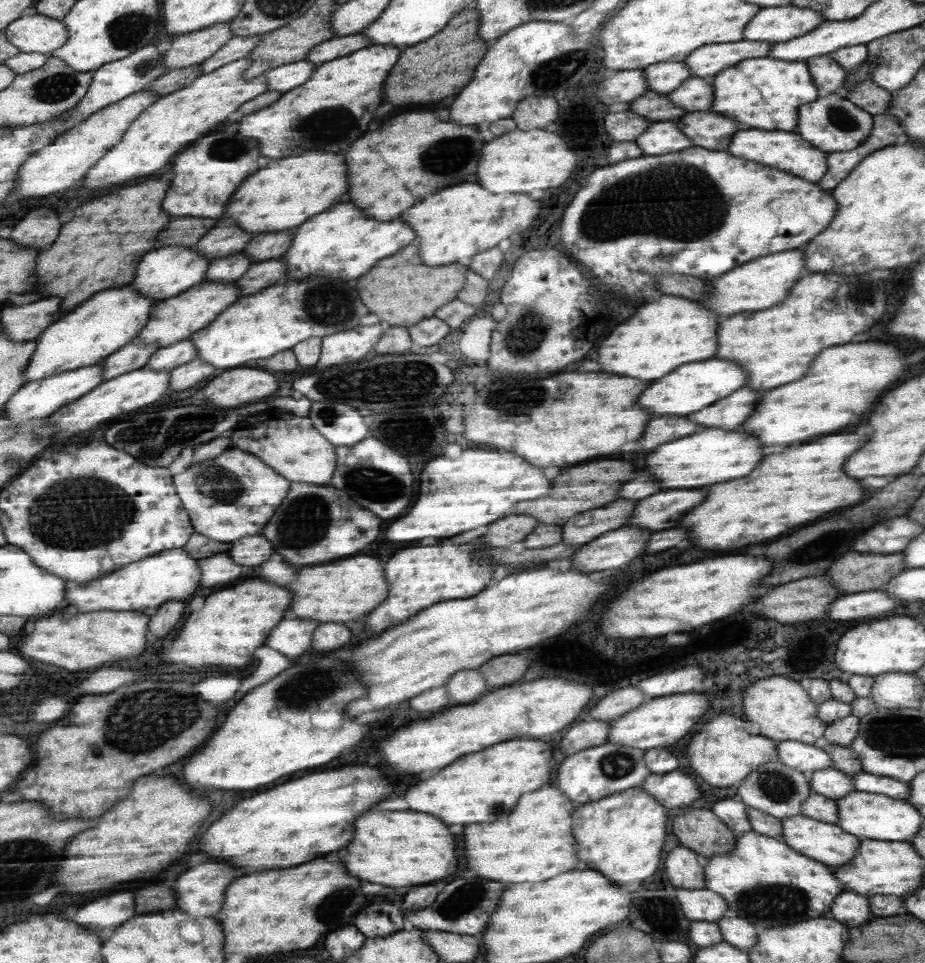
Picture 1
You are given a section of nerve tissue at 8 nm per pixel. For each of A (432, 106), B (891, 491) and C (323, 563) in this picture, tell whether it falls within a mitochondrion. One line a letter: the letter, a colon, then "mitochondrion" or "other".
A: other
B: other
C: other

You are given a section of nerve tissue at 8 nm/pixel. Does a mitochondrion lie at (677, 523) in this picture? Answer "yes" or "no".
no

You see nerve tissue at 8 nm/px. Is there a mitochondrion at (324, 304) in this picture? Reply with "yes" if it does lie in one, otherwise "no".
yes

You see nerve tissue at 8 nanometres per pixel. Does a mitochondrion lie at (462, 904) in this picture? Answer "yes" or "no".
yes

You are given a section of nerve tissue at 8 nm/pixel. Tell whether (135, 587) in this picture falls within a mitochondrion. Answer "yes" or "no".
no

